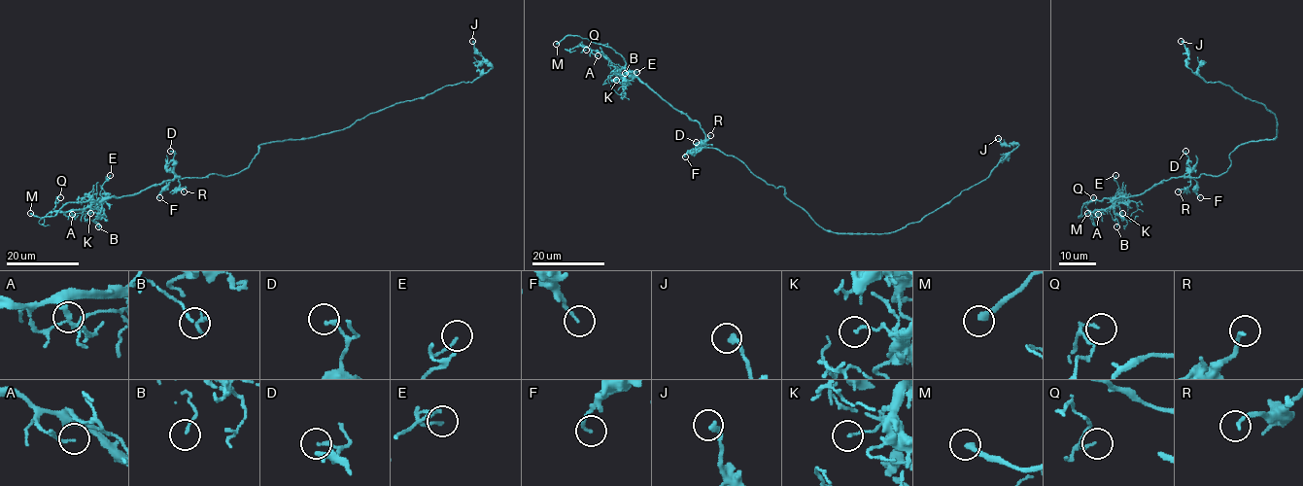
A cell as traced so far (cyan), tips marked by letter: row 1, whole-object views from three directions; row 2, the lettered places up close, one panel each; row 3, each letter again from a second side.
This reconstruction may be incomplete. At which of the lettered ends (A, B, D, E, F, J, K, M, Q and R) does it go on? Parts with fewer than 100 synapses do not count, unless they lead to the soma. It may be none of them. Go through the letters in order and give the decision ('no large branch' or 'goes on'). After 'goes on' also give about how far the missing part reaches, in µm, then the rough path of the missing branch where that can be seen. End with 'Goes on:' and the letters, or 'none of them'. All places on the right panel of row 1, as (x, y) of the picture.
A: no large branch
B: no large branch
D: no large branch
E: no large branch
F: no large branch
J: no large branch
K: no large branch
M: goes on; missing 45 µm; course (1087, 213), (1094, 225), (1104, 230), (1109, 238), (1124, 245), (1125, 253), (1133, 262)
Q: no large branch
R: no large branch
Goes on: M

